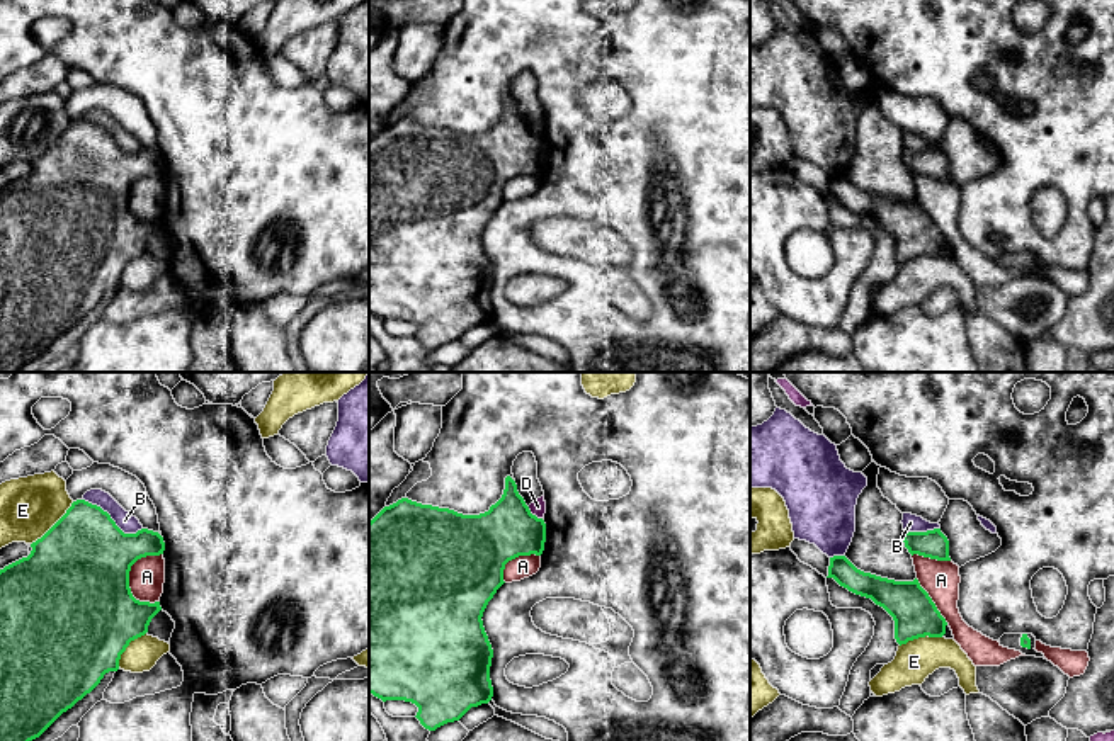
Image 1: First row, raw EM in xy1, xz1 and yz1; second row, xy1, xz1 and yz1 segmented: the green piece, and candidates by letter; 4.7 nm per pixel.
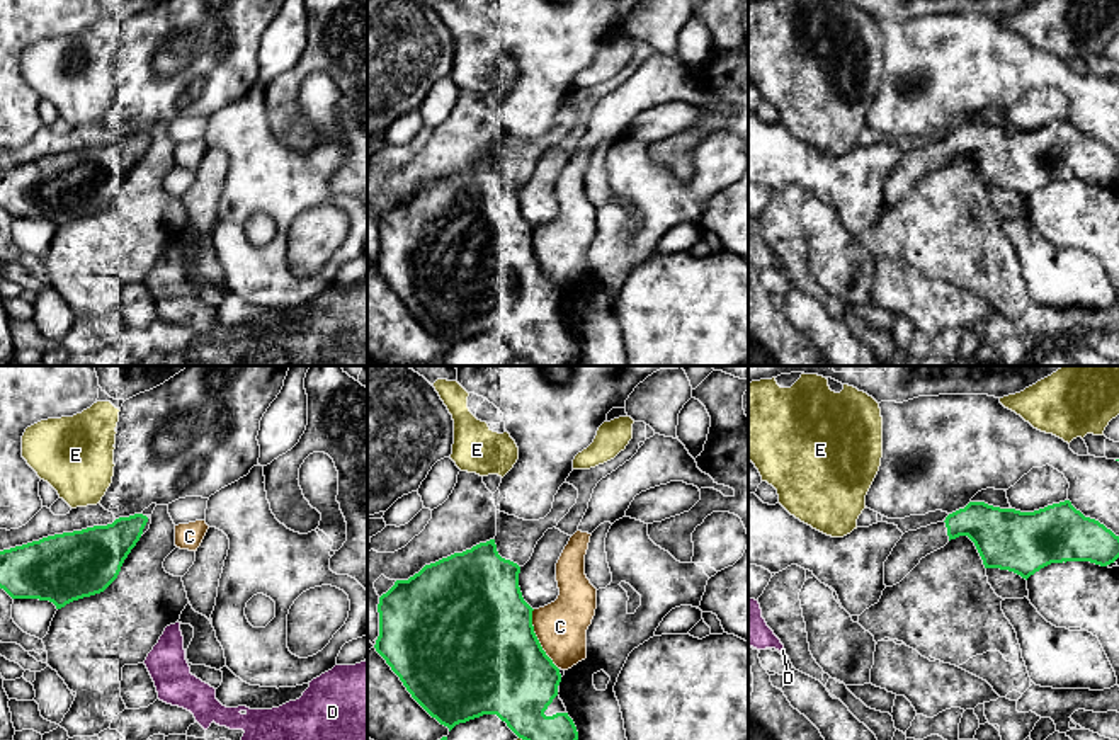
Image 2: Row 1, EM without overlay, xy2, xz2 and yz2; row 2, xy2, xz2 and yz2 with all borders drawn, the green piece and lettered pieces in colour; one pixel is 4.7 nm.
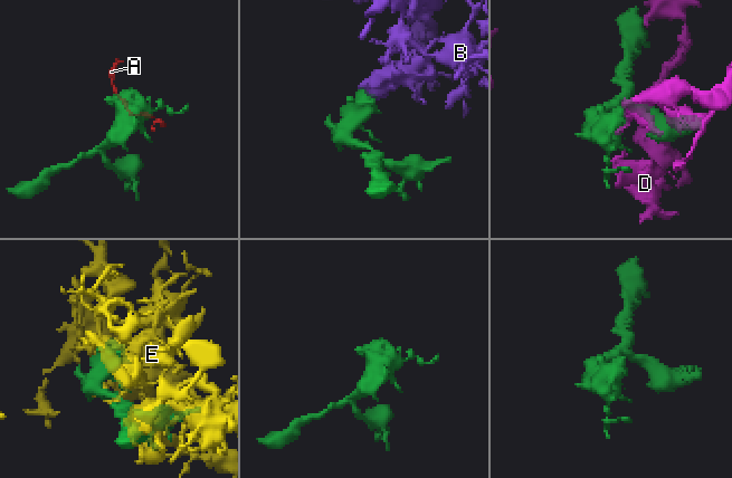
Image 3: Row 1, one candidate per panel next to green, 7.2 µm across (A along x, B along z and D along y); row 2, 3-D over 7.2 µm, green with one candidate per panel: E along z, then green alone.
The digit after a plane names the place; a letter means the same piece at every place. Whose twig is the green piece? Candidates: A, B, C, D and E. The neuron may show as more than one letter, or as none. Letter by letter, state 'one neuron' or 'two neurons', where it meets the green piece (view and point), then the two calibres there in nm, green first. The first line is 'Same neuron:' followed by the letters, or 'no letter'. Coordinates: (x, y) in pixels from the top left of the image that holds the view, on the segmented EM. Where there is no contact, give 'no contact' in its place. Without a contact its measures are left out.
Same neuron: no letter
A: two neurons; meets green in xy1 at (130, 570); 500 nm thick on the green side, 170 nm on the other
B: two neurons; meets green in xy1 at (111, 519); 460 nm thick on the green side, 90 nm on the other
C: two neurons; meets green in xz2 at (538, 640); 500 nm thick on the green side, 240 nm on the other
D: two neurons; meets green in xz1 at (534, 515); 280 nm thick on the green side, 70 nm on the other
E: two neurons; meets green in xy1 at (55, 524); 480 nm thick on the green side, 280 nm on the other

